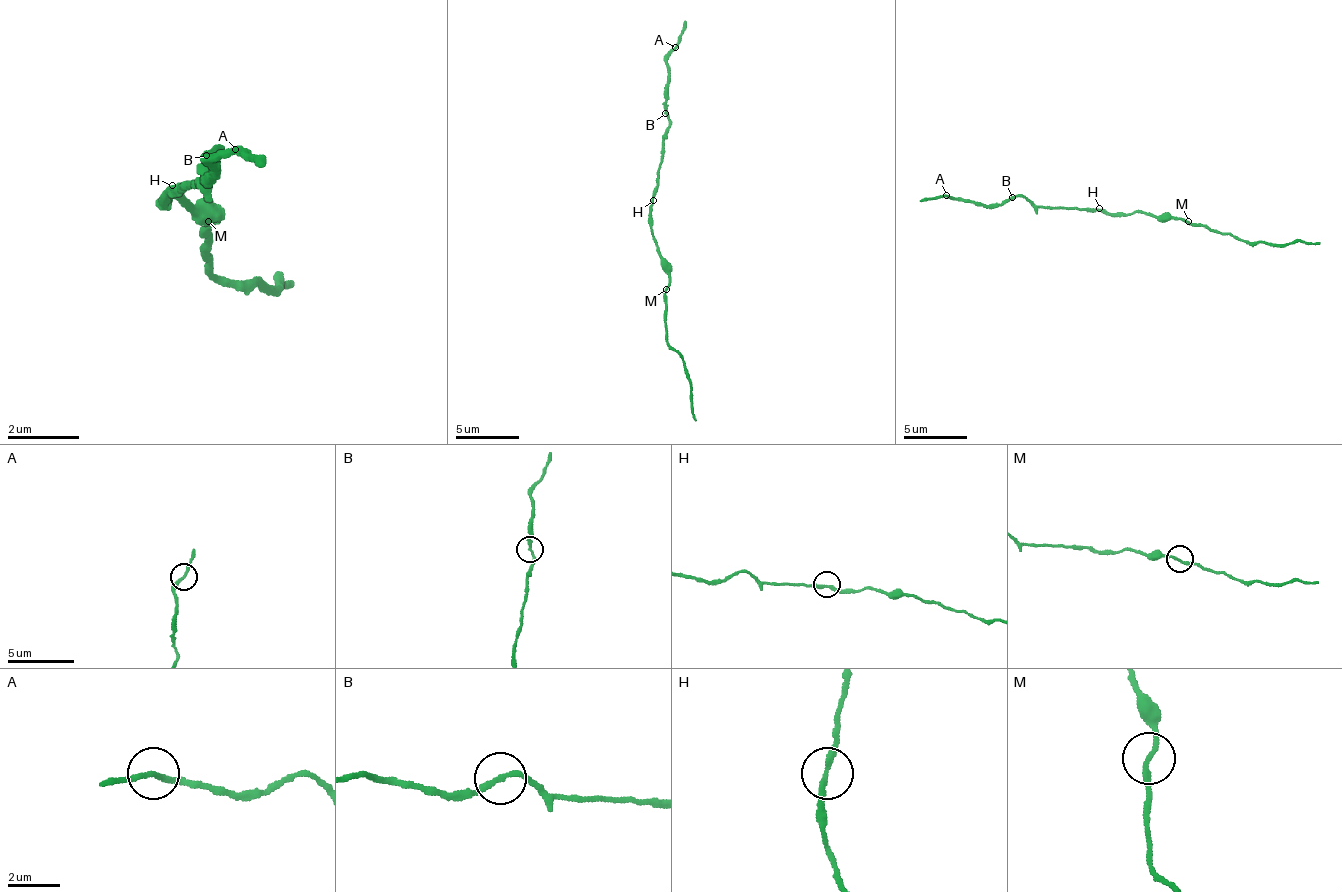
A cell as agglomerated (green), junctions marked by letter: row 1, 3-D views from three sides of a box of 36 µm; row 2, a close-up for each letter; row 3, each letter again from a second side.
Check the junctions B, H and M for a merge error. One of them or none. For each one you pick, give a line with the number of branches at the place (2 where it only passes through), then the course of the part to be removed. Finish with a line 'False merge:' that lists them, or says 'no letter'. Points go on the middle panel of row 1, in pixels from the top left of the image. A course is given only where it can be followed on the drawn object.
False merge: no letter

